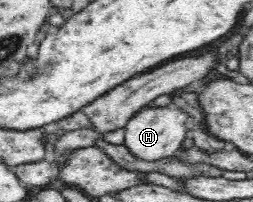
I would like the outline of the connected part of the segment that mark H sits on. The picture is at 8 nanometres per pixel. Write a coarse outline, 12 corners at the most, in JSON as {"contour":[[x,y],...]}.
{"contour":[[176,103],[141,107],[124,144],[145,161],[182,147],[190,115]]}

